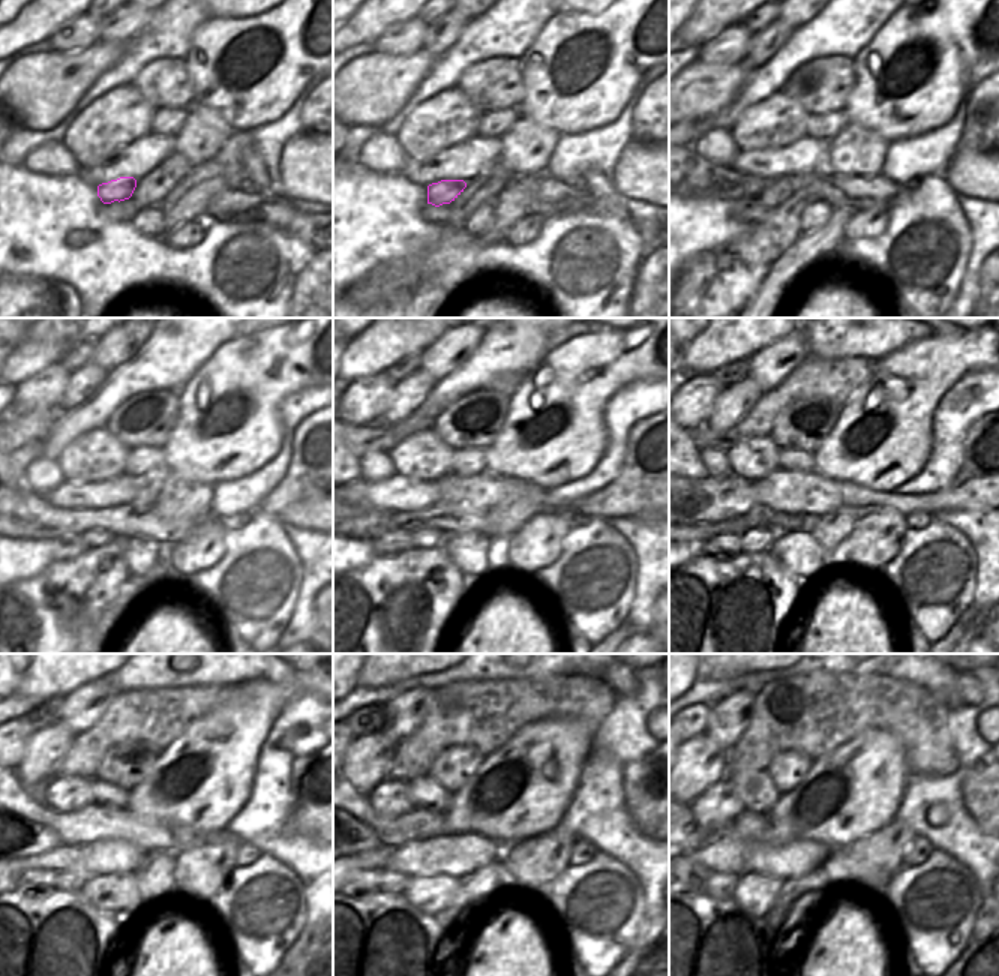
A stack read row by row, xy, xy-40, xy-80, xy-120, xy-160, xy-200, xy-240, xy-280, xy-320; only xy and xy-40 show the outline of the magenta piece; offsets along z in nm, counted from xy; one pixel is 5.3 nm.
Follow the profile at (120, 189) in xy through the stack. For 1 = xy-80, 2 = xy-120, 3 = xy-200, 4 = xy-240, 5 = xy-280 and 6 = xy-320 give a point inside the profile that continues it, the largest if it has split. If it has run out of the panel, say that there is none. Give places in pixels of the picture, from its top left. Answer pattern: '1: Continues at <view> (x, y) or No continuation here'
1: Continues at xy-80 (777, 191)
2: Continues at xy-120 (96, 537)
3: Continues at xy-200 (755, 540)
4: Continues at xy-240 (68, 880)
5: Continues at xy-280 (398, 883)
6: Continues at xy-320 (719, 885)

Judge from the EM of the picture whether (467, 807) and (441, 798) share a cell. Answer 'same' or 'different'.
different

